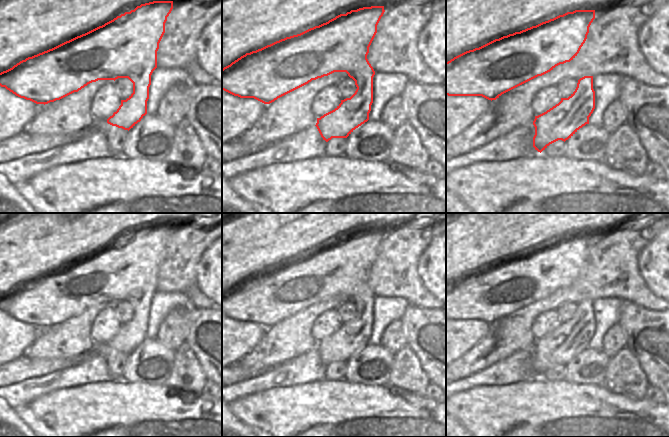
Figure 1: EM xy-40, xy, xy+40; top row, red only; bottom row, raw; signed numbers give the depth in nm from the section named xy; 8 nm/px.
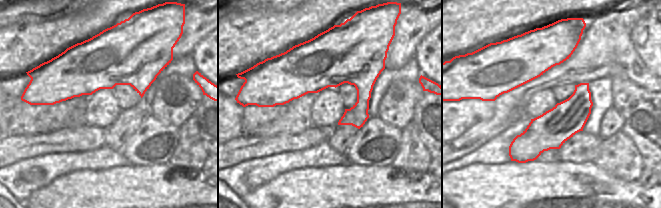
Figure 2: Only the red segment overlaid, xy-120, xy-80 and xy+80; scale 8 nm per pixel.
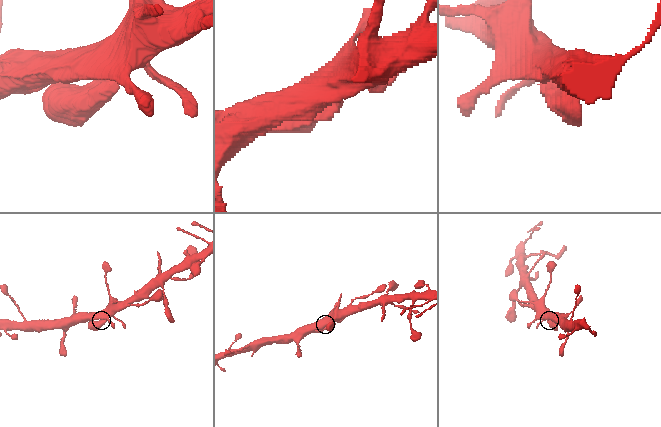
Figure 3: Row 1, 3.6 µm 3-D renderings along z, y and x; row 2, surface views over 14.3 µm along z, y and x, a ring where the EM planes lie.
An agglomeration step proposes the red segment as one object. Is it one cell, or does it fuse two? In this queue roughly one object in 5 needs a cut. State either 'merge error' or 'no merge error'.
no merge error

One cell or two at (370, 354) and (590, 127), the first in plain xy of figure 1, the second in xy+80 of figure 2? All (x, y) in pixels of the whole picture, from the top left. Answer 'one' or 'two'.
two

